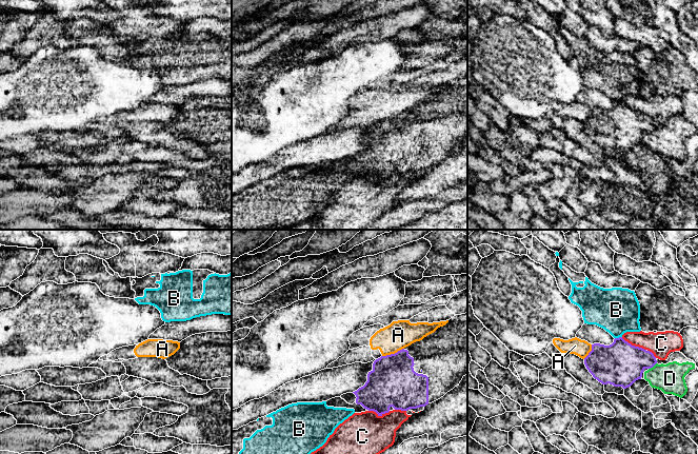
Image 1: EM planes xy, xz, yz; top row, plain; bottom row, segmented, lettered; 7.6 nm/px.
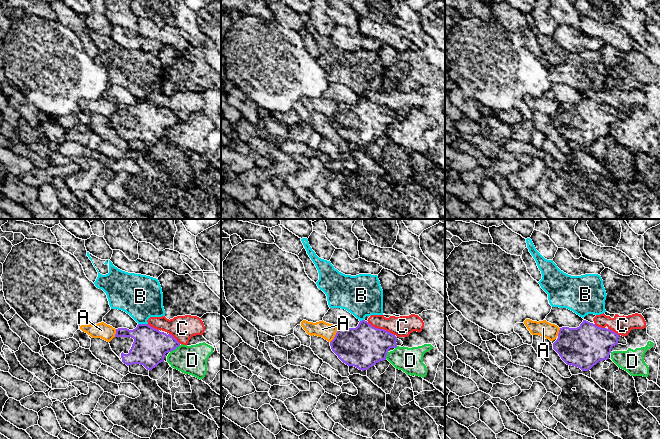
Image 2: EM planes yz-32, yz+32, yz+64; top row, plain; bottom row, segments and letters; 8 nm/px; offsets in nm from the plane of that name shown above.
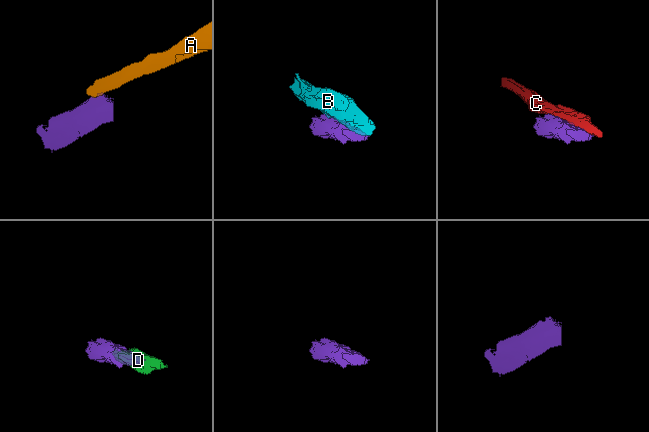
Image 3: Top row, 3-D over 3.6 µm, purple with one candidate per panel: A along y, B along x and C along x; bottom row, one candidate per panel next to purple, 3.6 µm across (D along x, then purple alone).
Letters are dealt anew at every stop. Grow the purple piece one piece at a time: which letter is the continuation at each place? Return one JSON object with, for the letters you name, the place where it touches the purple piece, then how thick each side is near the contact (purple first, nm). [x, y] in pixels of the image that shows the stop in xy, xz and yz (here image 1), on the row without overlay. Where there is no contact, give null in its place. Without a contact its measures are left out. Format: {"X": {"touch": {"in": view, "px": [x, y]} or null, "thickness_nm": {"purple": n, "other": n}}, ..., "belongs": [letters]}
{"belongs": []}

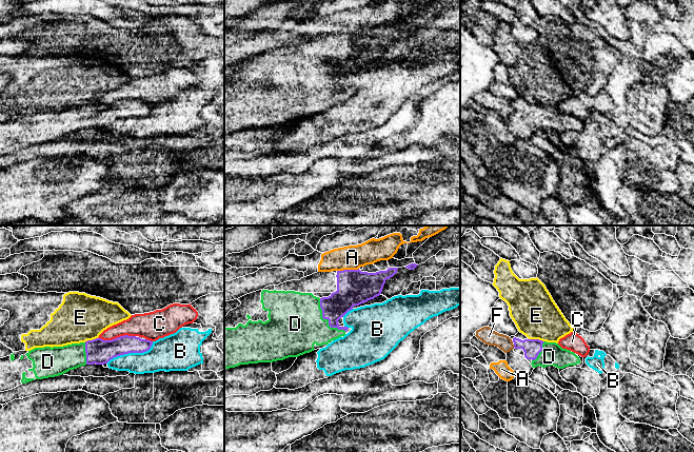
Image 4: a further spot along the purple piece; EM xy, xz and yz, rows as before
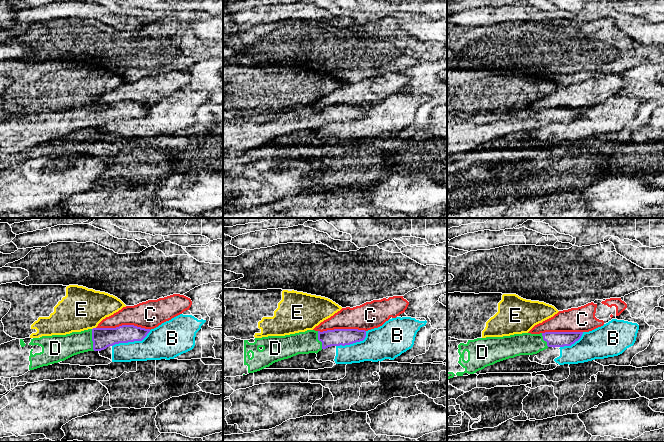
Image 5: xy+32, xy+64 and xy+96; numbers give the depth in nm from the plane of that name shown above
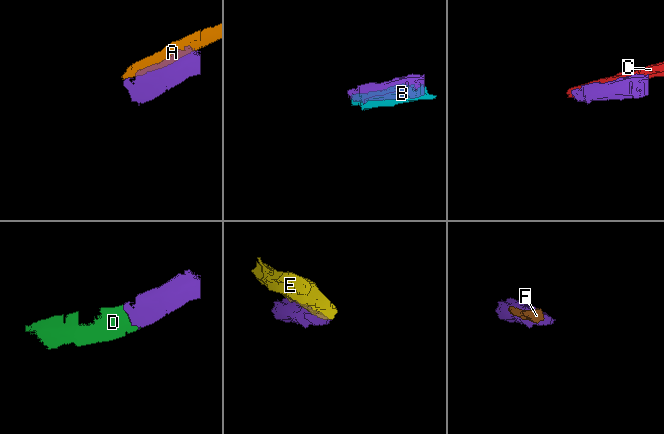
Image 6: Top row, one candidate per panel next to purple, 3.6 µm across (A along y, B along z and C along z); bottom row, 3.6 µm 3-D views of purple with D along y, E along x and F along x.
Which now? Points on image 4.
{"D": {"touch": {"in": "xz", "px": [326, 82]}, "thickness_nm": {"purple": 190, "other": 420}}, "belongs": ["D"]}

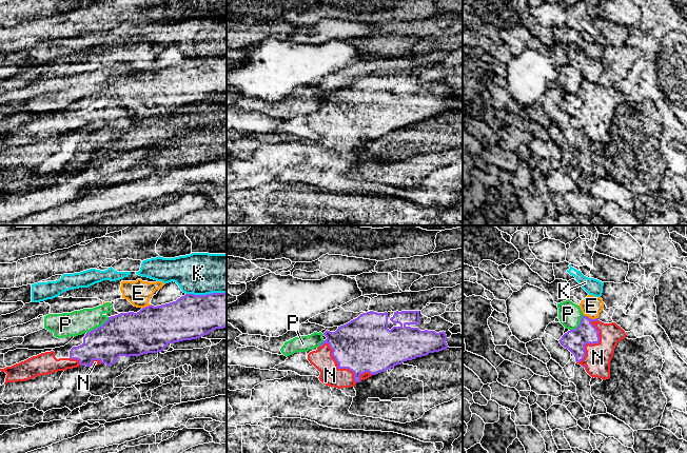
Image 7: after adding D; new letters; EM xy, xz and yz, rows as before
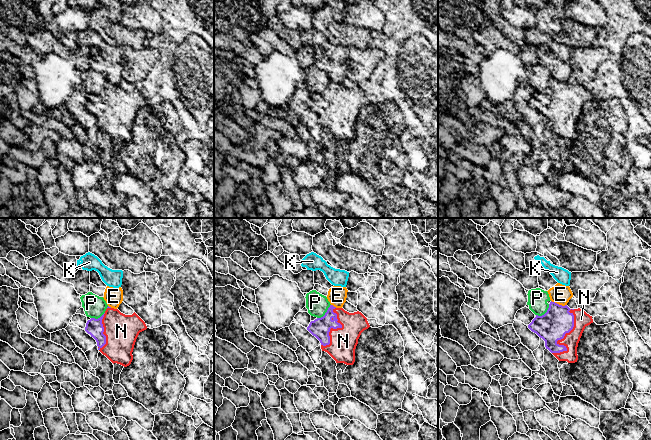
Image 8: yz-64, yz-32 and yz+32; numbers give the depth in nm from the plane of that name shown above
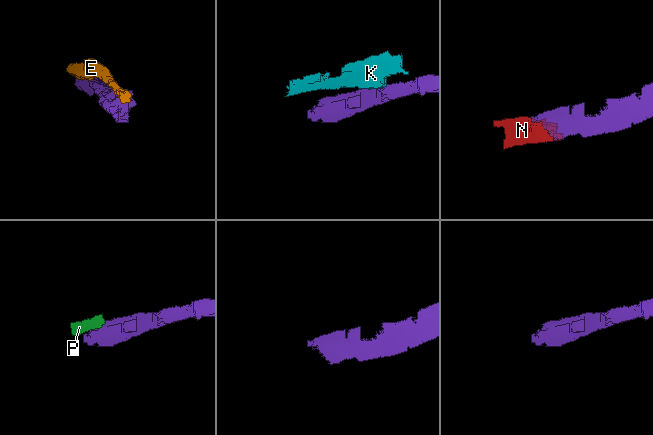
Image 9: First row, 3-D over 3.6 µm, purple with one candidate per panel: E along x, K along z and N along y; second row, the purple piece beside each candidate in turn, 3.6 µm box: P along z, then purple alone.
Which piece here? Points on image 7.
{"N": {"touch": {"in": "yz", "px": [595, 106]}, "thickness_nm": {"purple": 170, "other": 200}}, "belongs": ["N"]}

